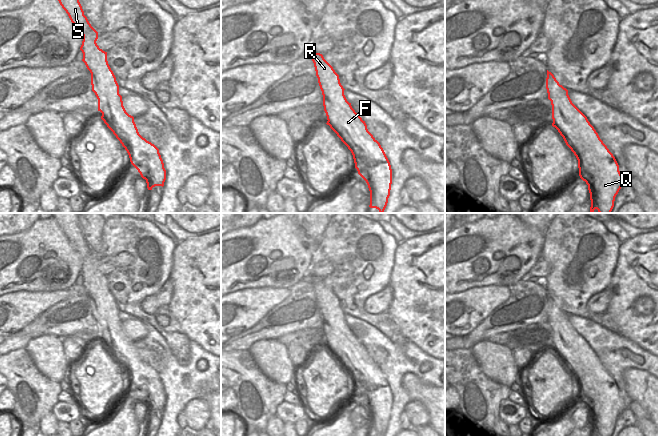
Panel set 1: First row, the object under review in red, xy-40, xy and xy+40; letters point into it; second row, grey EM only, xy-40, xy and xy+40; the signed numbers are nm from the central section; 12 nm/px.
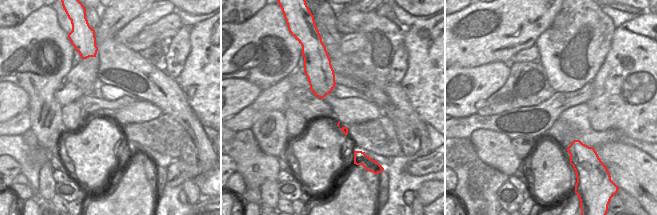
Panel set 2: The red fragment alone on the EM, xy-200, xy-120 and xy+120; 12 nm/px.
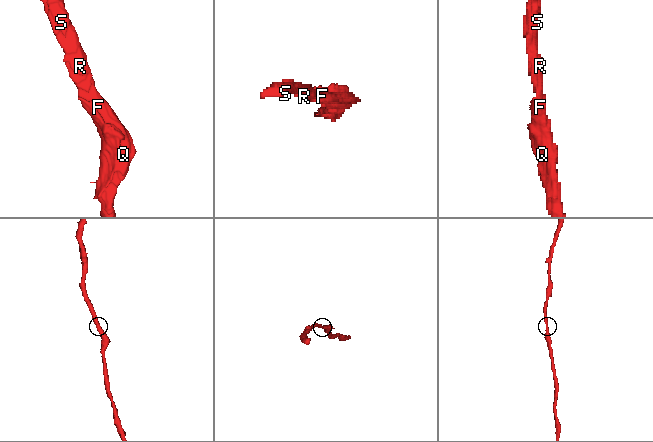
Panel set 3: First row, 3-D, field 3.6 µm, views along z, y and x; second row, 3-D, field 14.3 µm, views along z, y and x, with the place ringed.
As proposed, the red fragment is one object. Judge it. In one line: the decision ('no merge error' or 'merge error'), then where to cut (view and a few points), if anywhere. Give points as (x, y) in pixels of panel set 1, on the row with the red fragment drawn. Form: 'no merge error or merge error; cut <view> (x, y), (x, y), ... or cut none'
no merge error; cut none

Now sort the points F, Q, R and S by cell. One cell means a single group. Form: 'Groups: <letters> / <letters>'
Groups: F Q R S.

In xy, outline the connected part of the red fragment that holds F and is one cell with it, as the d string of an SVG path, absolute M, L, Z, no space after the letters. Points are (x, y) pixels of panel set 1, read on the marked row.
M311 52L316 76L323 95L323 106L327 116L327 125L337 134L351 151L358 174L366 181L370 191L370 208L383 213L390 196L392 169L390 162L380 143L368 131L365 121L355 112L344 95L344 88L339 75L320 53Z

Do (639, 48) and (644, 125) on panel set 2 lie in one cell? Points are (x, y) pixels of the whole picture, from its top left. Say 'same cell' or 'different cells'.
same cell

